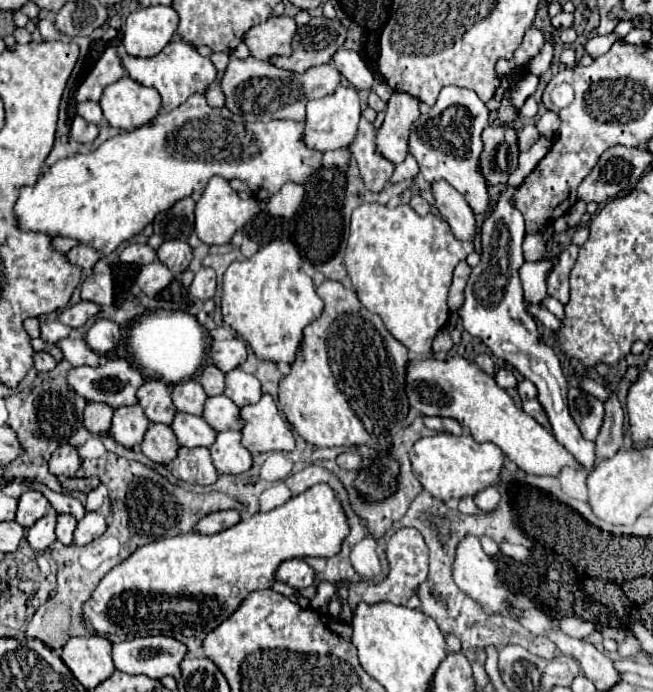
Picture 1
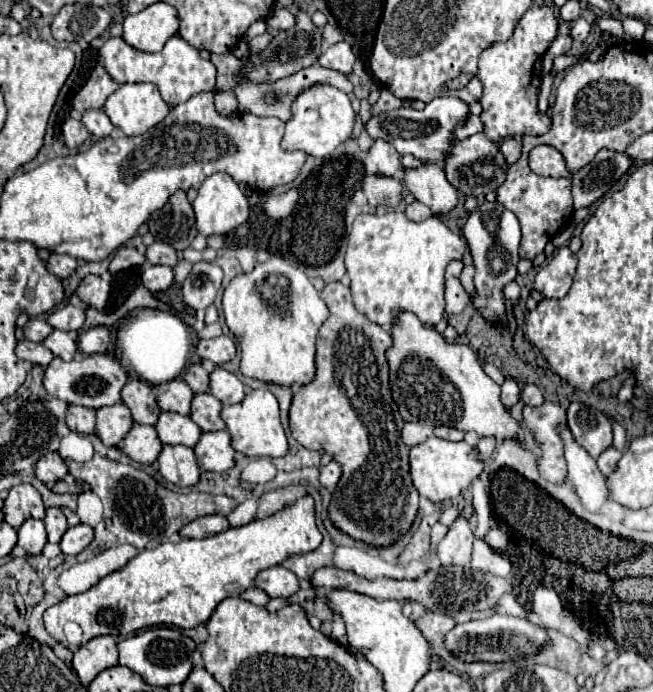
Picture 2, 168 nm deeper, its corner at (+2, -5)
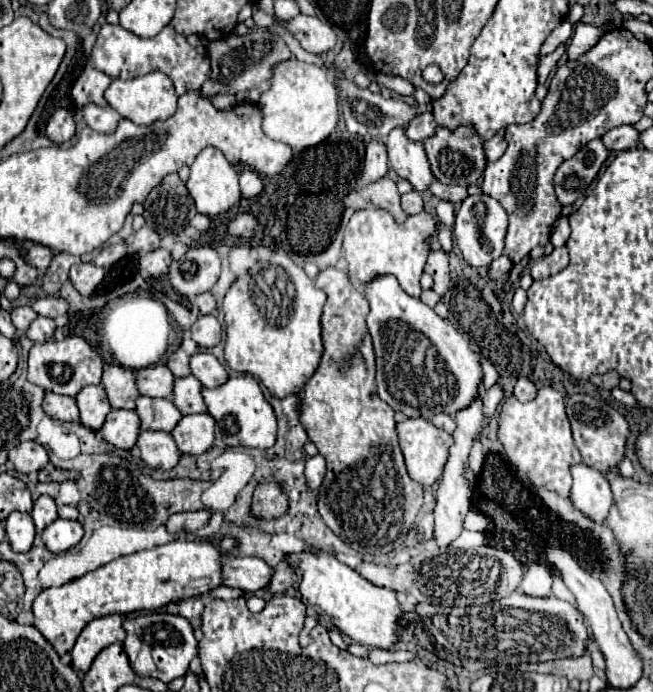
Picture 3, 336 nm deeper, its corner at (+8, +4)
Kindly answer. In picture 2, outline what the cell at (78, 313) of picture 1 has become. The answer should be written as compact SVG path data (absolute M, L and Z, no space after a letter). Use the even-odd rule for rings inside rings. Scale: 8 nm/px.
M64 306L64 308L58 308L52 312L52 316L48 318L50 326L56 328L56 330L80 330L82 324L84 324L84 308L80 306Z

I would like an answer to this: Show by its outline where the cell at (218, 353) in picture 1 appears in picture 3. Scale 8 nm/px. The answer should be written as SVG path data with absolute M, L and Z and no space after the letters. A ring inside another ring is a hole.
M214 315L198 317L190 327L190 331L192 331L192 339L200 347L214 347L218 345L218 341L221 341L222 326Z

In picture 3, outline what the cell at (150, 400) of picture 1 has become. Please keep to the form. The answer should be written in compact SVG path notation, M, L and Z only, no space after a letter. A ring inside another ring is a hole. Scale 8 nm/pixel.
M106 365L106 371L102 373L102 387L108 395L108 401L112 407L118 409L134 409L134 401L138 397L138 389L134 383L134 371L122 367L122 365Z

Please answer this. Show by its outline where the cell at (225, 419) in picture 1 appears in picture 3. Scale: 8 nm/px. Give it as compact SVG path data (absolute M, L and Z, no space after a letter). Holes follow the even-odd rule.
M192 375L174 379L174 391L172 391L172 401L180 409L182 415L190 413L206 413L206 405L202 401L202 383L194 379Z

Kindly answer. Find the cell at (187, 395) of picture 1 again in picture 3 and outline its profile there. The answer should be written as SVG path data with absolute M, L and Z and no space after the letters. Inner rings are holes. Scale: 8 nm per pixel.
M162 363L136 371L136 389L140 395L172 397L172 383L174 383L174 375Z

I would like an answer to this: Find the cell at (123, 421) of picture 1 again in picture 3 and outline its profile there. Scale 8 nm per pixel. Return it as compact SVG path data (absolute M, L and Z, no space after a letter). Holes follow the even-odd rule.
M90 385L90 387L82 387L82 391L76 395L76 405L80 409L80 421L84 427L90 429L100 429L108 411L112 409L106 393L100 385Z

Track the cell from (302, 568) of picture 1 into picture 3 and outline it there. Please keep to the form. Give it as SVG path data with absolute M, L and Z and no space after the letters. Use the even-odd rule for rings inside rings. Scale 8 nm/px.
M232 557L222 563L222 585L254 593L270 581L270 567L260 557Z

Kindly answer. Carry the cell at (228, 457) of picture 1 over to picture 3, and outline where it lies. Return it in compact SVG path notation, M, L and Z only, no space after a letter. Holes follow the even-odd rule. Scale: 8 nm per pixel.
M208 413L184 415L170 435L174 437L180 453L200 455L214 443L214 417Z

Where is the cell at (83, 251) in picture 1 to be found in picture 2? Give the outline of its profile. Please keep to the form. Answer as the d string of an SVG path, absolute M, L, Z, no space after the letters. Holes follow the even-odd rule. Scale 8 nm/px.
M52 254L48 260L48 270L58 278L68 278L72 272L76 272L76 268L78 268L78 260L66 254Z

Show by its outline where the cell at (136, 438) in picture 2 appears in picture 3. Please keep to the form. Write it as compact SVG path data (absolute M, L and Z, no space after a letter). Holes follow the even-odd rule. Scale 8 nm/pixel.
M112 409L98 433L106 443L118 449L132 449L140 433L140 419L134 411Z

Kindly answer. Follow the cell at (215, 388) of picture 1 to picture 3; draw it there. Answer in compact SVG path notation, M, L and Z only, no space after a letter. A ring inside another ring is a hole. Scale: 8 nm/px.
M176 349L168 355L166 367L170 367L174 377L186 377L190 375L190 357L182 349Z

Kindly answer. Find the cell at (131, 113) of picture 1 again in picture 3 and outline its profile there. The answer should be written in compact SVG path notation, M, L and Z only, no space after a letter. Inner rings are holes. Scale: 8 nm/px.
M152 71L148 75L136 77L136 79L114 79L112 85L104 93L110 107L114 107L122 117L134 121L136 125L150 125L158 119L168 119L176 111L178 95L174 91L174 83L168 75L160 71Z

